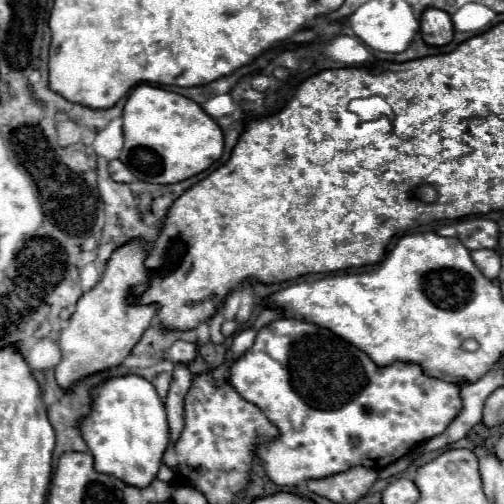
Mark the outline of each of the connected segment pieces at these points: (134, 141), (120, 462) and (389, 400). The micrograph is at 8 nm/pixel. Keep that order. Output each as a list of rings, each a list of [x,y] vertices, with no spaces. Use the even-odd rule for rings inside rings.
[[[139,84],[129,94],[123,108],[123,136],[125,146],[119,160],[137,180],[153,184],[175,184],[201,174],[223,154],[219,124],[191,98],[153,84]]]
[[[137,374],[113,376],[93,386],[91,388],[91,412],[79,422],[79,430],[95,458],[95,470],[103,474],[111,474],[123,480],[125,484],[137,486],[137,488],[149,486],[149,482],[157,476],[157,470],[161,466],[161,454],[167,450],[171,442],[163,400],[157,396],[157,390],[151,382]]]
[[[279,318],[263,326],[251,350],[231,366],[229,384],[241,398],[259,406],[281,432],[271,444],[261,444],[257,450],[267,476],[277,486],[297,486],[305,480],[327,478],[353,466],[381,470],[407,456],[425,440],[441,434],[461,410],[457,384],[429,378],[417,364],[395,362],[379,368],[365,352],[337,338],[333,332],[295,318]]]

